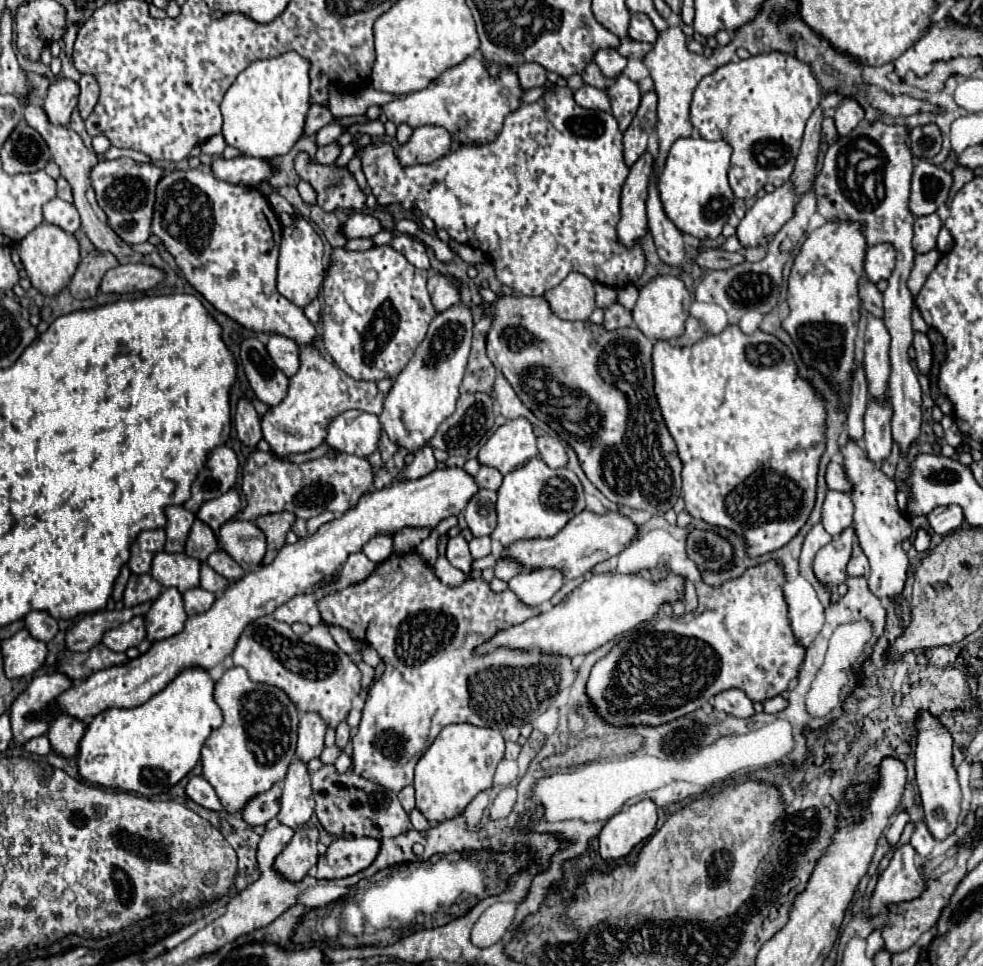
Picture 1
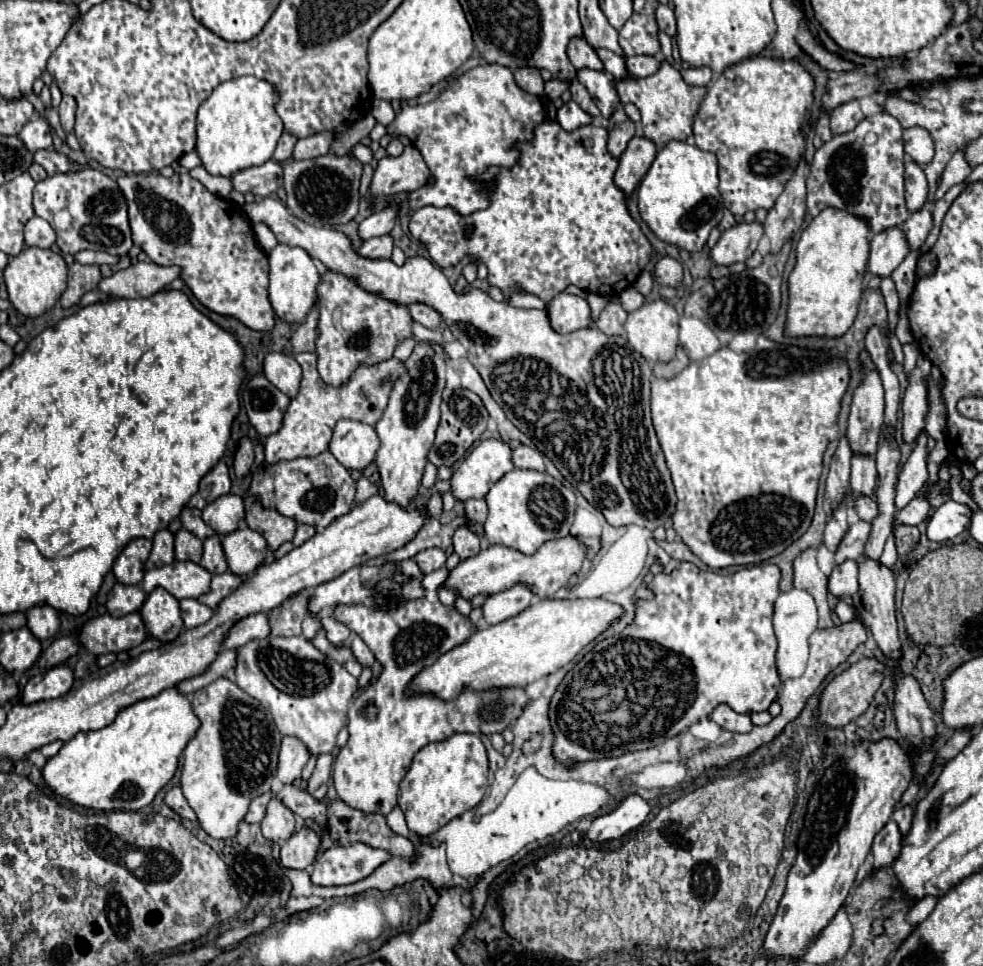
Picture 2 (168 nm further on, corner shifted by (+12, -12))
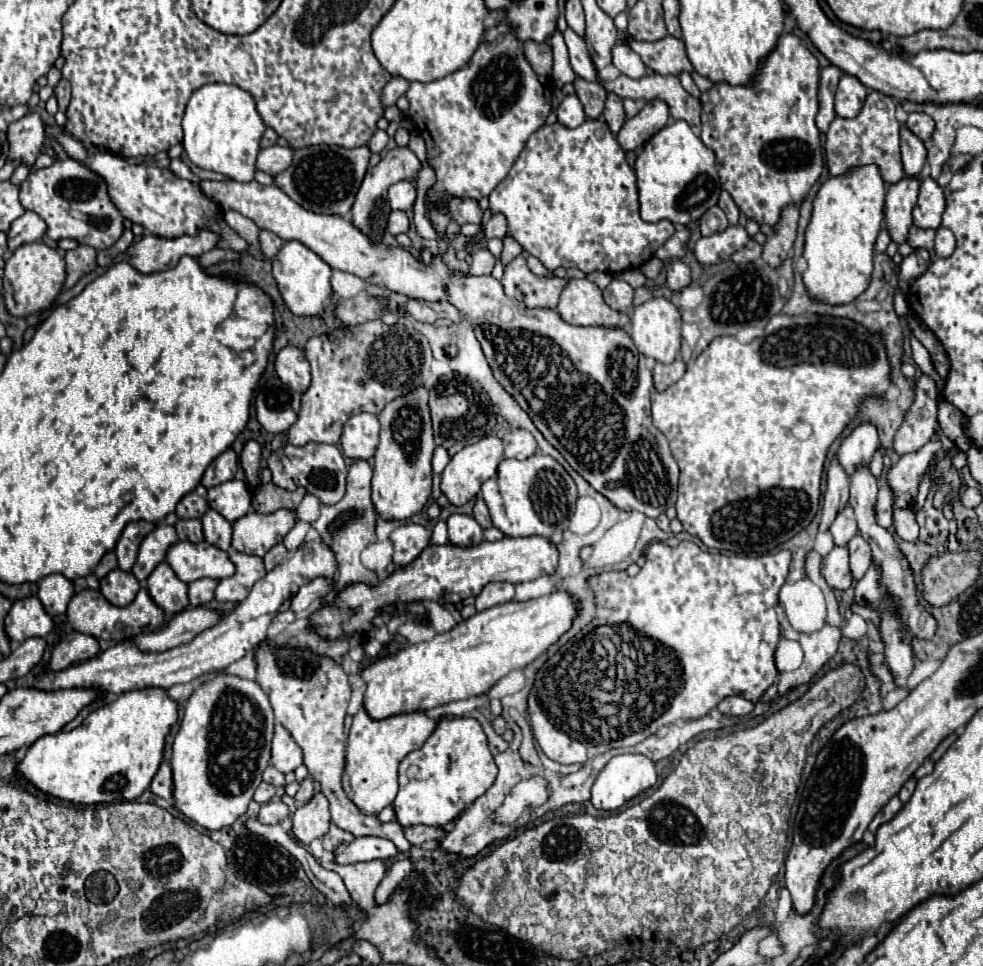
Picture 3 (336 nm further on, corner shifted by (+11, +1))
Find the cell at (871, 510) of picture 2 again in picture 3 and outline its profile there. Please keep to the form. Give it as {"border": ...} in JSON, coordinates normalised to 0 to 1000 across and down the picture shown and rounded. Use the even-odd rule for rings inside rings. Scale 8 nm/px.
{"border":[[[909,527],[909,543],[911,543],[911,552],[922,558],[922,560],[934,560],[934,541],[932,535],[926,527]]]}

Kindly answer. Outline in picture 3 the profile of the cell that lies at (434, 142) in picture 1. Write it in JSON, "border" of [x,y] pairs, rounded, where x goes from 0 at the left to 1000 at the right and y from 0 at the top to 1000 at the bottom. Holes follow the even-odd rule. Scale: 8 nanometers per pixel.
{"border":[[[403,152],[399,156],[393,158],[393,163],[383,171],[376,173],[358,212],[358,233],[362,237],[366,237],[370,243],[374,243],[378,249],[387,252],[389,245],[393,243],[393,229],[397,223],[397,212],[391,212],[395,206],[395,194],[409,187],[409,185],[421,185],[421,181],[425,181],[427,177],[427,167],[425,163],[415,154],[415,152]]]}

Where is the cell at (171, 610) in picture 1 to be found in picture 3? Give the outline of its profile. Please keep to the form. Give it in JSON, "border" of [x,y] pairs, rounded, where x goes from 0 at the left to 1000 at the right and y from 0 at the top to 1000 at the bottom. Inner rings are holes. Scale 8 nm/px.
{"border":[[[165,581],[151,597],[151,614],[169,630],[171,637],[183,635],[191,628],[191,606],[179,597],[175,587]]]}

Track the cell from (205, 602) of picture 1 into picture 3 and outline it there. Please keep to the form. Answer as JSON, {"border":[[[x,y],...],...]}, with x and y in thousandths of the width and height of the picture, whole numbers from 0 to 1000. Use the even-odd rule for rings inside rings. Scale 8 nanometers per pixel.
{"border":[[[201,599],[197,604],[193,604],[193,626],[203,628],[210,626],[218,620],[218,610],[222,606],[222,599]]]}

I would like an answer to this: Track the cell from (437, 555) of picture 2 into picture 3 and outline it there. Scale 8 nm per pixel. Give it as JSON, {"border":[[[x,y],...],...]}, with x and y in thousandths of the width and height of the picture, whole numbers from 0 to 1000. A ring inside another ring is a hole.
{"border":[[[413,541],[413,543],[403,546],[397,552],[397,560],[401,564],[399,583],[401,585],[415,585],[437,562],[437,550],[429,543]]]}

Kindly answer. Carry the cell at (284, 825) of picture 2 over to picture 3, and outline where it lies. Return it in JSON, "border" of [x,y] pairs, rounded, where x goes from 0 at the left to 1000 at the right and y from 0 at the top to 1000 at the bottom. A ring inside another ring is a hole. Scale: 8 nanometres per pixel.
{"border":[[[277,827],[273,831],[267,831],[264,842],[262,842],[262,850],[267,850],[269,854],[287,852],[291,846],[293,846],[293,835],[285,827]]]}

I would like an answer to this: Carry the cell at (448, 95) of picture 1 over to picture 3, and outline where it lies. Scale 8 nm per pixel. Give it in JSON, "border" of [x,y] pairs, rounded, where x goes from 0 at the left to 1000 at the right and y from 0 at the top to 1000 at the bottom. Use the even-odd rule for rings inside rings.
{"border":[[[511,22],[496,30],[492,42],[480,57],[478,65],[458,76],[450,82],[427,86],[417,86],[413,96],[417,105],[417,113],[413,119],[423,127],[425,138],[433,146],[437,171],[444,177],[444,189],[435,196],[435,204],[442,208],[448,202],[464,202],[464,204],[496,204],[498,198],[517,181],[525,163],[533,154],[537,142],[555,127],[557,117],[562,115],[560,90],[549,84],[549,100],[547,100],[547,78],[535,63],[531,45],[527,42],[523,30]]]}

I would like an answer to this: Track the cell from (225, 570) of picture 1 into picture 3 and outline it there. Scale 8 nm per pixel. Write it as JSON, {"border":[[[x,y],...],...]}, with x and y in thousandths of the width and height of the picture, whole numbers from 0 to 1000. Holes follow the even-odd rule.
{"border":[[[212,527],[205,533],[208,543],[208,558],[216,564],[222,564],[224,568],[234,568],[234,556],[236,556],[236,541],[230,539],[222,529]]]}

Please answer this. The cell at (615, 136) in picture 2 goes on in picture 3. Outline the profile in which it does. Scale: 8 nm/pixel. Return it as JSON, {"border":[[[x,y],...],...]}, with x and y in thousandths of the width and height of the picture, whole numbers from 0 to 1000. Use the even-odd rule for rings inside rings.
{"border":[[[619,96],[619,102],[616,102],[616,113],[614,113],[614,123],[621,131],[621,136],[627,140],[631,136],[631,131],[635,129],[635,111],[633,111],[633,102],[625,96]]]}

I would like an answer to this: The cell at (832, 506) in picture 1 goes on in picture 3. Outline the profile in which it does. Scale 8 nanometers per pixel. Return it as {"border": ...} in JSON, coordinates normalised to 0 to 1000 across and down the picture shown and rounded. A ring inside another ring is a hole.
{"border":[[[865,523],[850,535],[848,543],[844,546],[844,552],[846,552],[848,562],[855,566],[861,566],[863,560],[873,552],[871,539],[869,539],[869,529],[865,527]]]}

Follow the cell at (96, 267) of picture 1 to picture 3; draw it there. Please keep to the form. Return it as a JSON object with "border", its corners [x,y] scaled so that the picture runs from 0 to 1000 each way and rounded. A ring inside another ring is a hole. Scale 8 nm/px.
{"border":[[[81,253],[77,258],[67,260],[67,299],[73,299],[81,287],[98,278],[98,258]]]}

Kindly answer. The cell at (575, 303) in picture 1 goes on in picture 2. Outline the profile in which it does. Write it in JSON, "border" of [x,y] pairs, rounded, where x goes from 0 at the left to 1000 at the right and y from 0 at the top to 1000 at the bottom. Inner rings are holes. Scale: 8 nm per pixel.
{"border":[[[569,302],[556,315],[556,327],[558,327],[561,340],[569,346],[597,340],[601,335],[601,321],[597,311],[577,302]]]}

